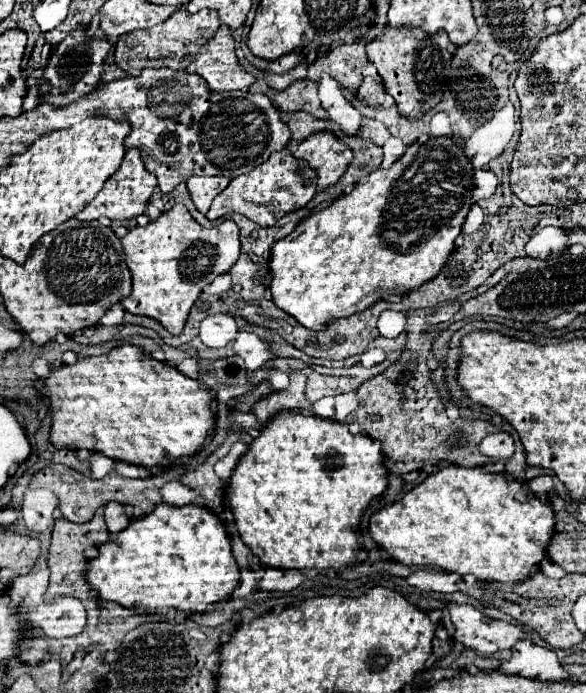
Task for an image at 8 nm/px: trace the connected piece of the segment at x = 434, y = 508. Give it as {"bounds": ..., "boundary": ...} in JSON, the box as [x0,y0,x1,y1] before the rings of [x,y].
{"bounds":[369,465,557,583],"boundary":[[[449,465],[439,473],[429,475],[401,501],[377,511],[371,517],[369,533],[395,561],[403,565],[433,565],[457,575],[473,575],[477,581],[519,583],[531,577],[531,571],[543,561],[557,523],[553,509],[541,503],[535,495],[529,493],[527,501],[519,501],[517,495],[521,489],[521,483],[509,481],[499,473],[485,473],[479,467],[467,469]]]}

